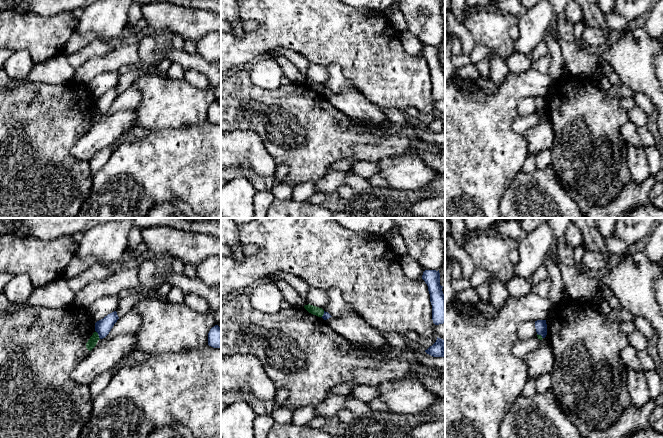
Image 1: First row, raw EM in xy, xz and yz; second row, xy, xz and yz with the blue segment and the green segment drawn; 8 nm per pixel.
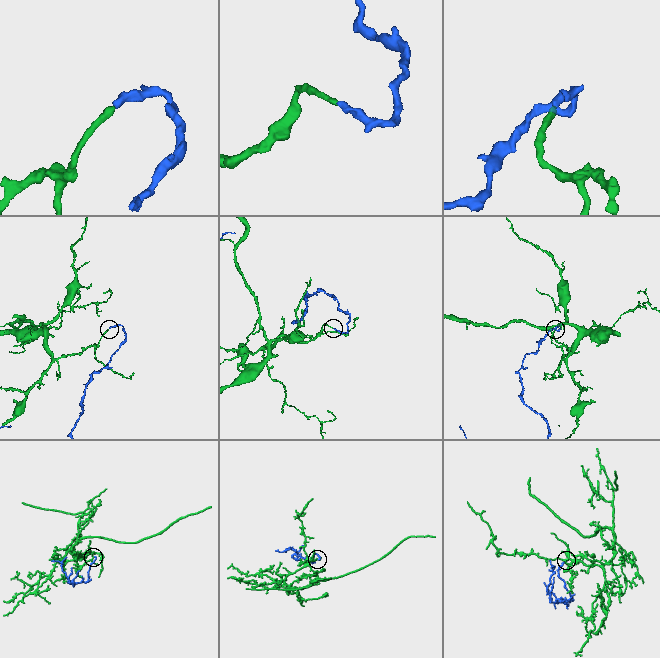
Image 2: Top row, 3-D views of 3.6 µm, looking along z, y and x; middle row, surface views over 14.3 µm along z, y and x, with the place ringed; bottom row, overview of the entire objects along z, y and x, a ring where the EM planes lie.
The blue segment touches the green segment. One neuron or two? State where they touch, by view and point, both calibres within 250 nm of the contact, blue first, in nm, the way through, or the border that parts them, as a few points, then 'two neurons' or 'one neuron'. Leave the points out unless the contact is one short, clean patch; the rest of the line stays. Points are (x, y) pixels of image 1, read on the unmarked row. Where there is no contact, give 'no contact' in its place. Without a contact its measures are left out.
meets blue in xy at (98, 110); 120 nm thick on the blue side, 70 nm on the other; border along xy (96, 107), (100, 114); two neurons

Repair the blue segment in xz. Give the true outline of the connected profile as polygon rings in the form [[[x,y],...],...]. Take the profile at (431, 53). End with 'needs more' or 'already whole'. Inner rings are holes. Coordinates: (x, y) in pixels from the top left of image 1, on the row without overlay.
[[[425,46],[422,55],[428,62],[432,81],[432,96],[435,101],[445,99],[445,71],[440,61],[439,46]]]; already whole

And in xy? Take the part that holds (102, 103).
[[[114,87],[95,99],[95,107],[100,115],[105,114],[109,110],[118,95],[117,88]]]; already whole

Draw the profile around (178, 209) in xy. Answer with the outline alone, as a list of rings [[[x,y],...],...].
[[[182,201],[164,202],[154,206],[145,218],[202,218]]]

